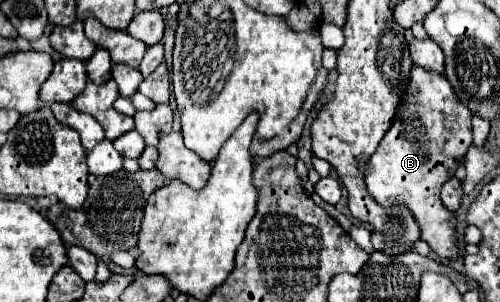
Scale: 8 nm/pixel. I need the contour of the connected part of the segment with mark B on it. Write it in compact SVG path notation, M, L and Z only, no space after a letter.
M413 67L397 117L367 163L365 183L369 195L385 207L395 203L409 207L421 227L421 239L429 243L433 253L445 259L457 259L459 245L457 219L441 201L441 185L449 181L449 177L455 177L459 161L467 155L471 143L469 107L457 101L445 77Z

